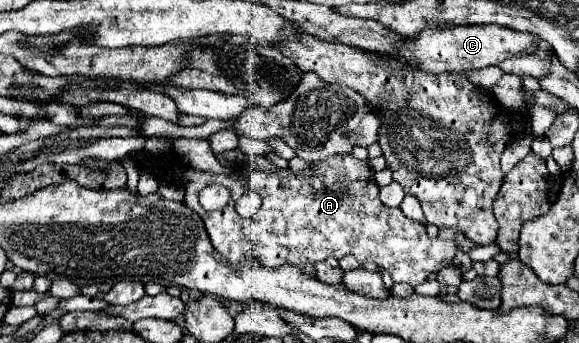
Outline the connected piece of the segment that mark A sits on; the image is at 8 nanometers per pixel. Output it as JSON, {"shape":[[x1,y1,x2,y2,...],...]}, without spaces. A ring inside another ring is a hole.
{"shape":[[352,155,320,161,316,163,316,169,308,173,292,173,290,169,276,173,240,169,238,175,244,173,250,179,252,189,262,197,262,207,252,219,242,219,236,211,236,201,244,195,246,187,234,177,188,167,170,169,168,165,164,165,164,171,160,171,160,165,144,165,144,169,164,181,174,179,186,187,186,205,202,217,212,247,230,263,244,263,250,255,254,255,262,267,274,269,282,263,304,267,328,257,342,259,346,255,354,255,360,263,372,261,390,271,394,283,408,283,416,287,424,283,424,279,436,271,442,261,452,261,456,239,466,251,474,245,456,229,442,229,438,239,430,239,424,223,408,219,398,207,386,207,378,197,378,185,368,161,360,161],[212,183,224,185,232,193,230,203,222,211,204,211,198,203,198,193]]}

